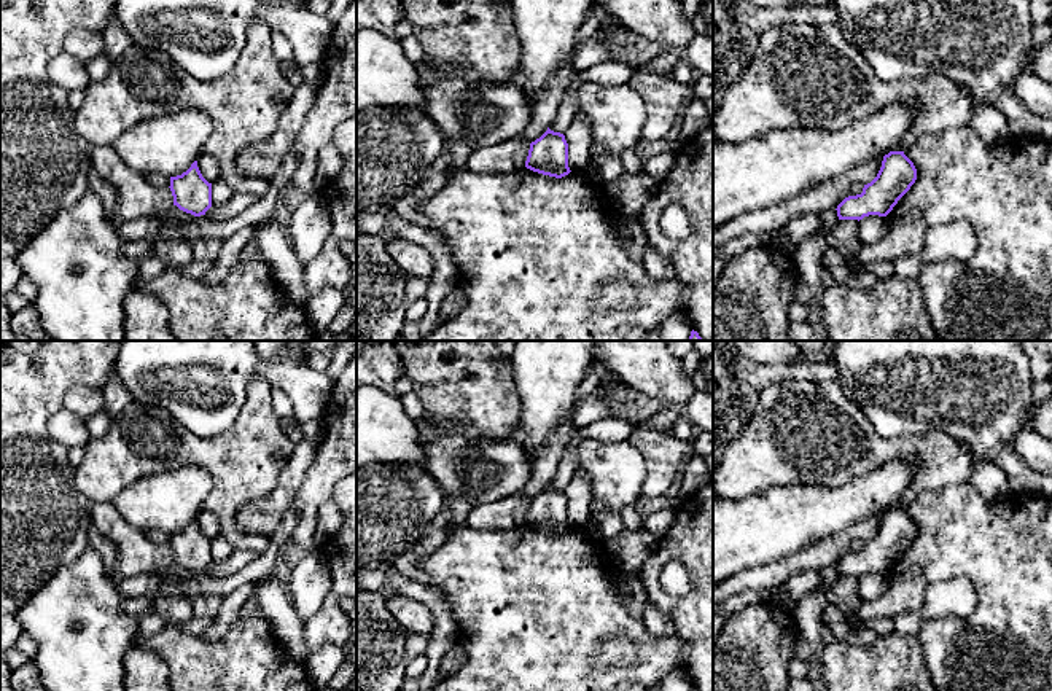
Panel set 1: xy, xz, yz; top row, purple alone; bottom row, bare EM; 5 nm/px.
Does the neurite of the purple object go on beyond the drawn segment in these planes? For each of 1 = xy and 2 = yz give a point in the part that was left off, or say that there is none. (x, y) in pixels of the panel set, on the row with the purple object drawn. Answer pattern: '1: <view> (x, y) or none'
1: none
2: none

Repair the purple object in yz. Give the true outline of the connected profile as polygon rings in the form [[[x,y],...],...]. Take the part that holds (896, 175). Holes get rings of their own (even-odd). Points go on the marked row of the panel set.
[[[904,151],[883,156],[877,177],[863,193],[845,197],[837,205],[839,220],[863,220],[869,215],[886,217],[917,180],[917,169]]]

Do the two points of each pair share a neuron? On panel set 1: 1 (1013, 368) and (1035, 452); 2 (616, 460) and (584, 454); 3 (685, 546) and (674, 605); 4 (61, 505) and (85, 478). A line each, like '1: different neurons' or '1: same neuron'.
1: different neurons
2: same neuron
3: same neuron
4: different neurons

